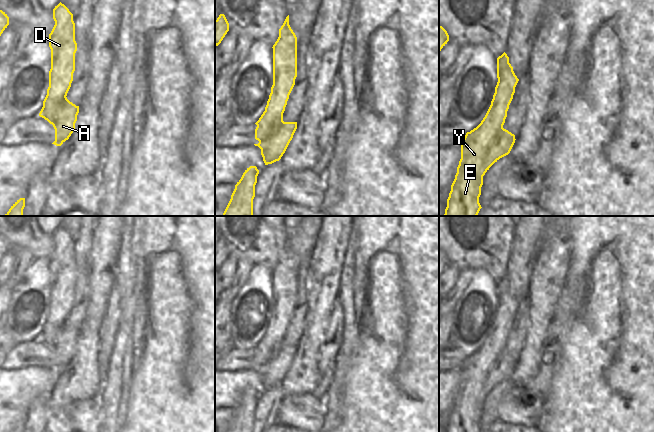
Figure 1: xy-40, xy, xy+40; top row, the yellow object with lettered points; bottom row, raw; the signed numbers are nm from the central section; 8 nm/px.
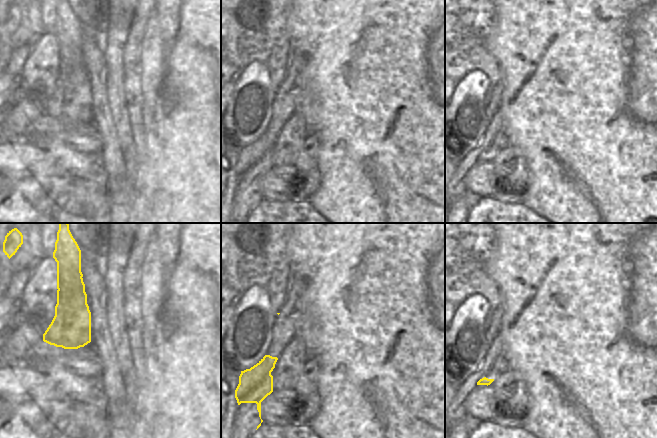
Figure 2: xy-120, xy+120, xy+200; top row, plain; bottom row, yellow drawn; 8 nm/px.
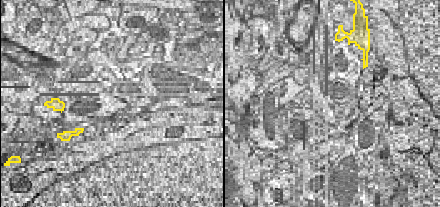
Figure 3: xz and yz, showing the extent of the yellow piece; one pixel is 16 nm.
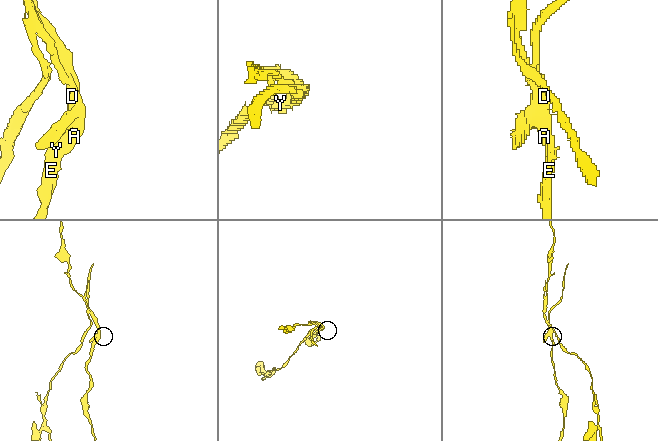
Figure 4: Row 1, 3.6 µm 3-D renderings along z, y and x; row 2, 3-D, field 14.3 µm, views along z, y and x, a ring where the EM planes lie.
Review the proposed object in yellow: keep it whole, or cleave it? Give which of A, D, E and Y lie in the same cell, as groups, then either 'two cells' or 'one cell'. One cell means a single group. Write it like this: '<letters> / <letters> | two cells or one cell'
A / D E Y | two cells

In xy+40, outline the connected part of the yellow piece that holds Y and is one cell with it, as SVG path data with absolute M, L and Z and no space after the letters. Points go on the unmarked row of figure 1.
M504 276L497 282L497 302L491 329L481 347L467 356L461 367L461 383L446 432L482 432L479 427L481 393L491 365L501 356L519 305Z

